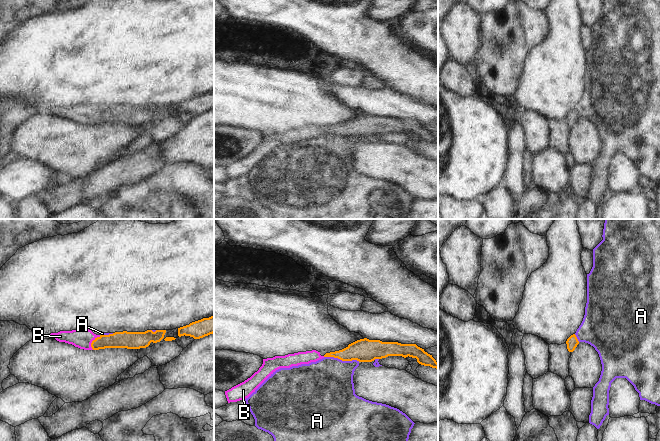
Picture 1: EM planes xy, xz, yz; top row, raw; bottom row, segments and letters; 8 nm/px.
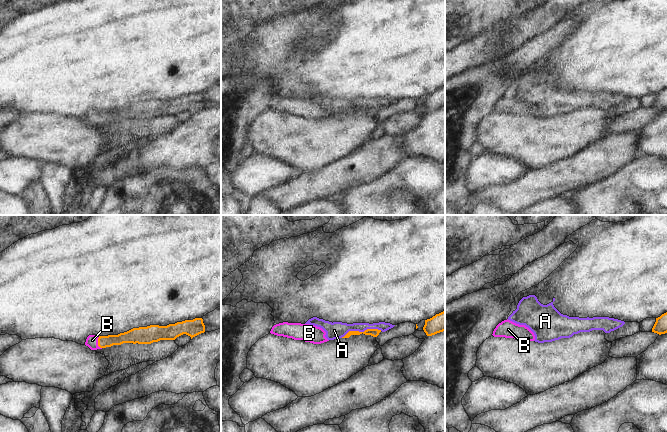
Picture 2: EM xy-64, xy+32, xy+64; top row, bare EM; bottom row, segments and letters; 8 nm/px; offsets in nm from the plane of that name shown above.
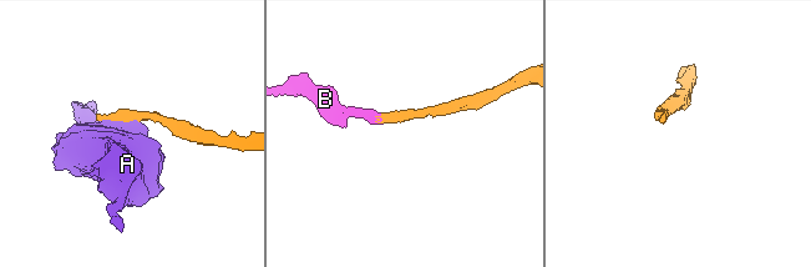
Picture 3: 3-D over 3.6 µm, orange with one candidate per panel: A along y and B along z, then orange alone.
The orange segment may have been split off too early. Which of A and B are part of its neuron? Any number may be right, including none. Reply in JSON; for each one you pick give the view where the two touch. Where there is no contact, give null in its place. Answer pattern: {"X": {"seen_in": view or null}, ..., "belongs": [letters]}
{"B": {"seen_in": "xy"}, "belongs": ["B"]}

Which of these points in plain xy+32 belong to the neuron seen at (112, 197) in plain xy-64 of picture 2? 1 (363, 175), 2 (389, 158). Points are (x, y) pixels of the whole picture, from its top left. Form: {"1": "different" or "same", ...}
{"1": "different", "2": "different"}

